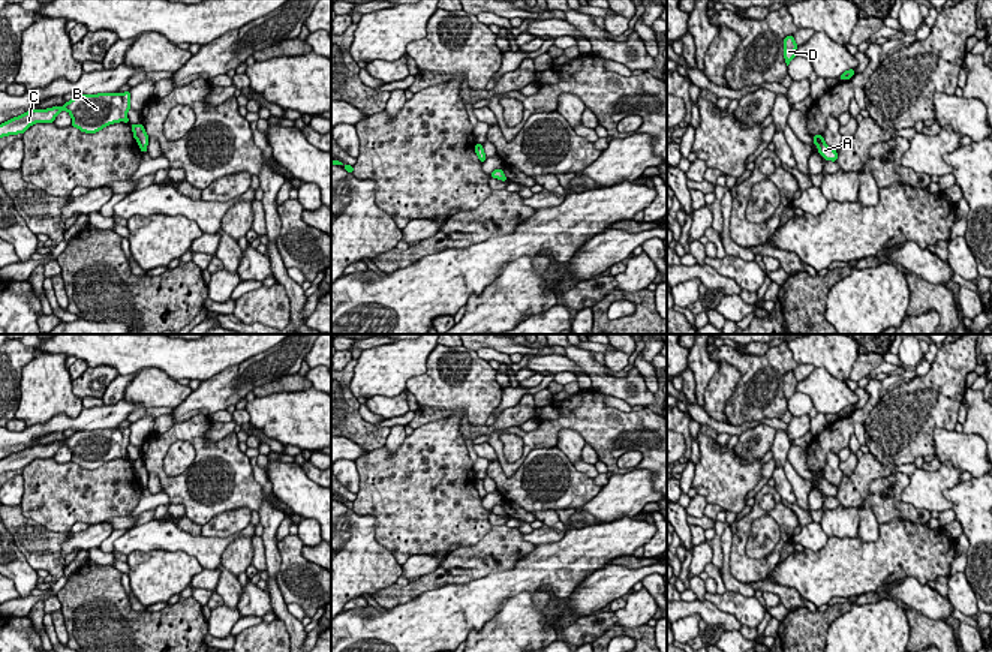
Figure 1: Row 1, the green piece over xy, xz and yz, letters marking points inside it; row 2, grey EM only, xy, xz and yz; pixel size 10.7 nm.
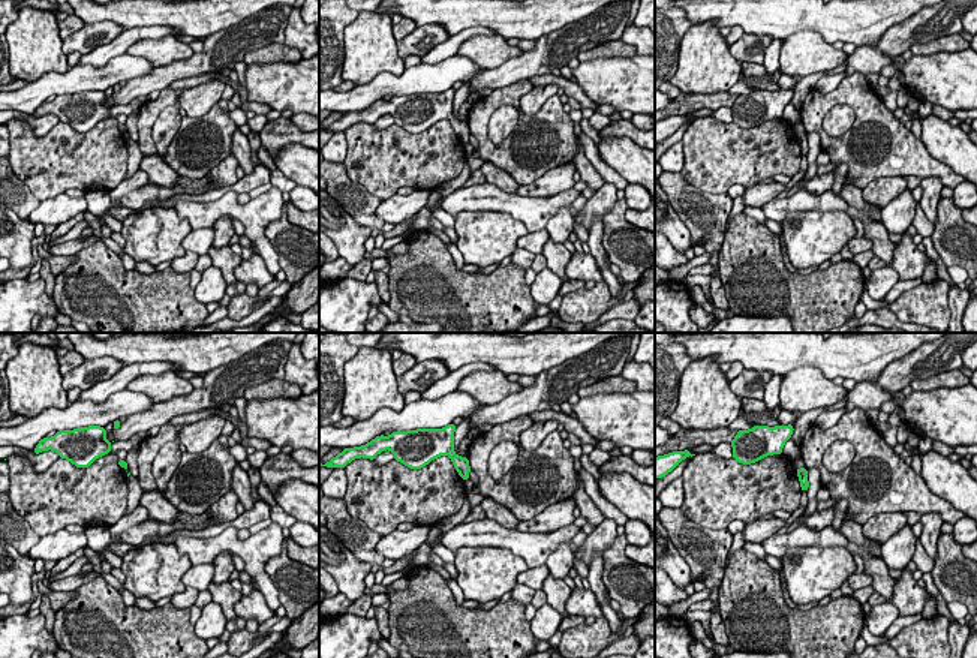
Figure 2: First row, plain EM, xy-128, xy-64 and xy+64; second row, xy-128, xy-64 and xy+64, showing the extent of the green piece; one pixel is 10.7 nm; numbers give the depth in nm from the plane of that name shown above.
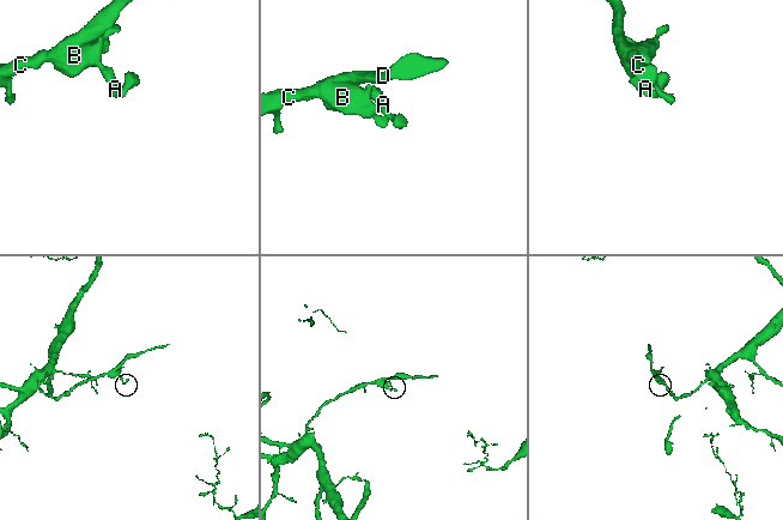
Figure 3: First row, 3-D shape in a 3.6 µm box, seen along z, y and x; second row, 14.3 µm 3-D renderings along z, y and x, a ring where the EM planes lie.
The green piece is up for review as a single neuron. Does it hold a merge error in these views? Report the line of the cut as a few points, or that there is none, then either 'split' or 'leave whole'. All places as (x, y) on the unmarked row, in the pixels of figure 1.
no cut; leave whole

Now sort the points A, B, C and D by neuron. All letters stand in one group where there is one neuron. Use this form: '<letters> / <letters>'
A B C D

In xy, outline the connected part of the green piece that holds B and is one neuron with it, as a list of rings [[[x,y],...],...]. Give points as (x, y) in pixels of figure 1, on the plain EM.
[[[130,427],[75,432],[64,442],[31,445],[0,460],[0,474],[24,469],[34,459],[52,459],[60,447],[67,447],[72,462],[85,469],[96,469],[105,462],[129,459]]]

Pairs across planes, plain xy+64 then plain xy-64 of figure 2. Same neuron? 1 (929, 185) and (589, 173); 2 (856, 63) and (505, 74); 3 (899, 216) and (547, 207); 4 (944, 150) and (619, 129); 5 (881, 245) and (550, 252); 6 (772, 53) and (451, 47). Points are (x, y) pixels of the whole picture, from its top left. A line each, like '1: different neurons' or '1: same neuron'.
1: same neuron
2: same neuron
3: different neurons
4: different neurons
5: same neuron
6: same neuron

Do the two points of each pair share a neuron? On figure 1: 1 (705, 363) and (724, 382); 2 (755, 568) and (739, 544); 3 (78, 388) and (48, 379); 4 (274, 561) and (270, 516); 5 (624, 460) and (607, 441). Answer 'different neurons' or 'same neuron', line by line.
1: different neurons
2: same neuron
3: different neurons
4: same neuron
5: different neurons

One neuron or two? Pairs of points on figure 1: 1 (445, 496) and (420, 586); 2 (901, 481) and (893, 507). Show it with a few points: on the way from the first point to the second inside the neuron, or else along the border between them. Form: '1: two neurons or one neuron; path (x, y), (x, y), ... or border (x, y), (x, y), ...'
1: two neurons; border (451, 552), (441, 562)
2: one neuron; path (895, 487), (893, 501)

